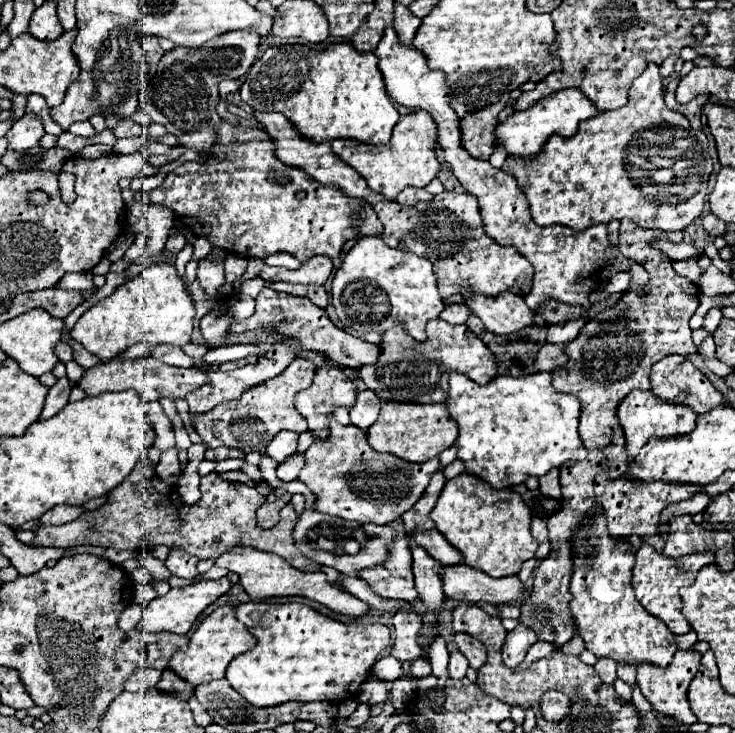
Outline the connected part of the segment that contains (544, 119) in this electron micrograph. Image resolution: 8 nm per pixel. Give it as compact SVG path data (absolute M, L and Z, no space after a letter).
M578 88L560 90L554 96L548 96L548 98L540 100L540 104L534 104L524 112L510 114L504 122L500 122L496 126L494 138L496 138L496 144L502 146L508 156L530 160L532 156L536 156L540 152L540 148L546 144L546 140L552 134L558 134L562 138L570 138L578 130L578 122L588 120L596 114L598 114L596 106L588 98L584 98L584 94Z

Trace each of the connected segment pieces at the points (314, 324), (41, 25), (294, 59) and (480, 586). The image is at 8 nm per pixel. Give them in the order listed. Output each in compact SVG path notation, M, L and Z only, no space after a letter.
M262 288L260 294L256 296L256 310L250 318L242 322L234 322L228 332L242 334L242 332L256 332L256 330L266 330L266 332L276 332L282 338L294 338L300 342L302 350L308 352L318 352L326 356L328 360L340 364L340 366L350 366L350 368L360 368L364 364L374 364L376 358L380 356L380 348L376 344L368 344L362 338L356 338L338 326L332 324L332 320L326 316L326 310L318 308L312 304L308 298L302 296L292 296L292 294L282 294L274 292L270 288Z
M44 2L40 8L34 10L32 18L30 18L30 26L28 32L38 38L38 40L56 40L62 36L62 26L60 20L56 16L56 4L54 2Z
M342 42L342 44L328 44L326 50L314 50L310 46L294 44L294 46L280 46L280 48L266 48L266 52L254 62L250 72L244 76L242 90L240 90L242 100L252 106L258 112L280 112L308 140L336 140L336 138L346 138L346 140L358 140L364 144L380 146L390 140L392 128L398 122L400 114L396 106L390 102L382 72L378 70L378 58L374 54L360 54L352 44Z
M466 564L442 566L440 576L444 582L444 594L450 600L466 604L490 602L494 606L500 606L520 604L524 598L524 584L518 580L518 576L492 578L486 572L480 572Z

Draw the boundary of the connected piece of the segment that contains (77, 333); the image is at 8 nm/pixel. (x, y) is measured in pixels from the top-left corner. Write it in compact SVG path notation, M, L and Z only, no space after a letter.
M170 264L148 266L140 276L128 280L112 296L94 304L72 328L72 340L80 342L88 352L108 362L132 344L144 342L148 346L172 344L184 346L190 342L194 330L194 302L190 300L184 280Z

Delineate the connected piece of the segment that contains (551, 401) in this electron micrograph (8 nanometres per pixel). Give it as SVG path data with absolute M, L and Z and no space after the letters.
M452 372L450 390L448 390L448 416L458 424L458 458L466 464L466 474L478 476L492 484L492 488L502 490L514 484L522 484L530 476L544 476L552 468L560 468L568 460L584 460L588 450L584 448L578 436L578 418L580 404L570 394L558 394L552 388L548 372L538 372L530 376L496 376L486 386L480 386L468 376Z

